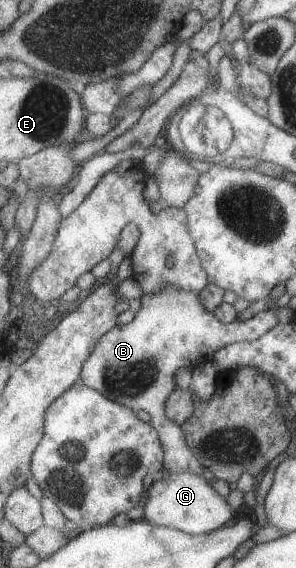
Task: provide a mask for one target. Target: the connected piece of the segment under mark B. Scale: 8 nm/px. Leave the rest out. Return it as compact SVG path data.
M171 284L157 294L144 294L141 300L143 308L129 324L117 326L101 338L84 366L81 382L133 411L148 413L148 423L157 430L165 452L163 469L168 474L203 476L205 467L187 444L182 426L171 421L167 413L169 396L178 388L177 370L197 362L212 362L221 348L231 344L263 338L273 330L275 310L259 312L245 322L225 324L203 304L199 293L179 290Z

